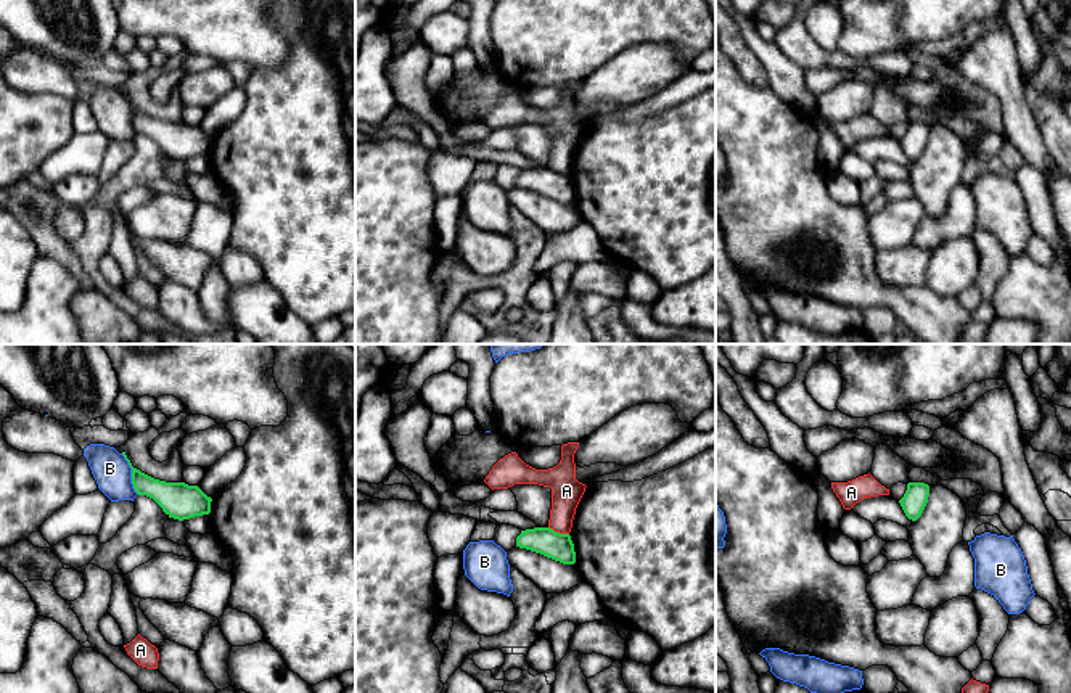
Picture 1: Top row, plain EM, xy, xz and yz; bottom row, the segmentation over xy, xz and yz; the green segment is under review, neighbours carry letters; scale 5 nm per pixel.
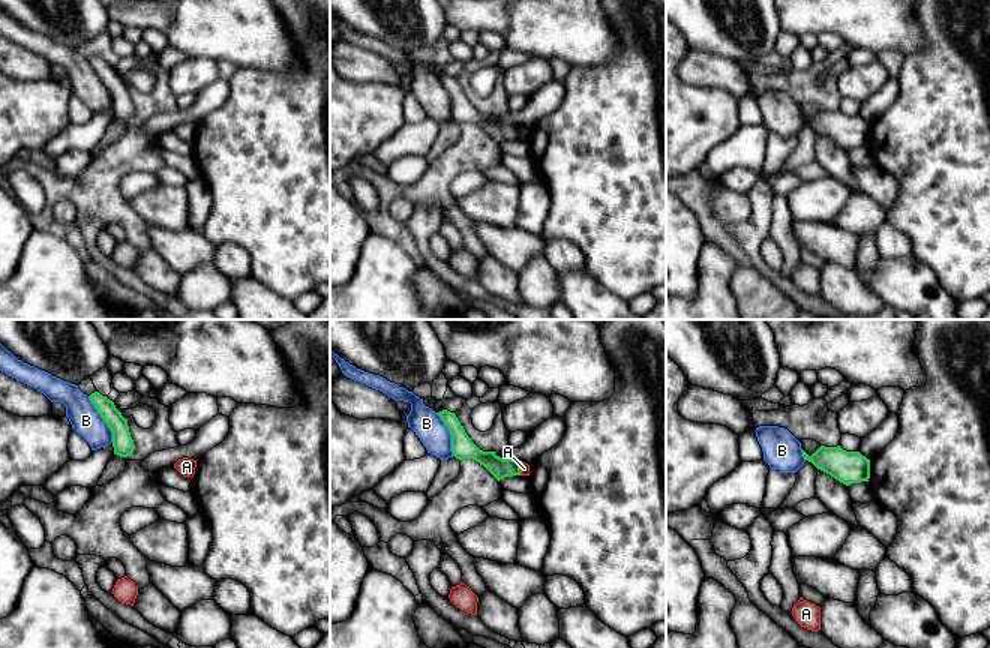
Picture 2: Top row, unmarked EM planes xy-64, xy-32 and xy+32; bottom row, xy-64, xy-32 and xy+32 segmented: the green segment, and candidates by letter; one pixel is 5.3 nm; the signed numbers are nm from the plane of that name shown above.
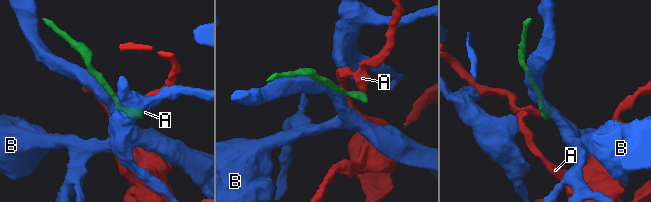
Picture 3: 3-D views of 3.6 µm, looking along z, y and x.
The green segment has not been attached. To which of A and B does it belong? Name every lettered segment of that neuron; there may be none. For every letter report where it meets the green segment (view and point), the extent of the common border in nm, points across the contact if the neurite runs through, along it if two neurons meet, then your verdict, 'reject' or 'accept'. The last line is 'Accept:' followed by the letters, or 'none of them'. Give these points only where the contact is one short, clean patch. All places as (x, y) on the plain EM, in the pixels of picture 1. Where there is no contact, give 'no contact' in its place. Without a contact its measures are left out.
A: contact xz (558, 172); length 110 nm; border xz (549, 166), (568, 174); reject
B: contact xy (132, 114); length 220 nm; reject
Accept: none of them

